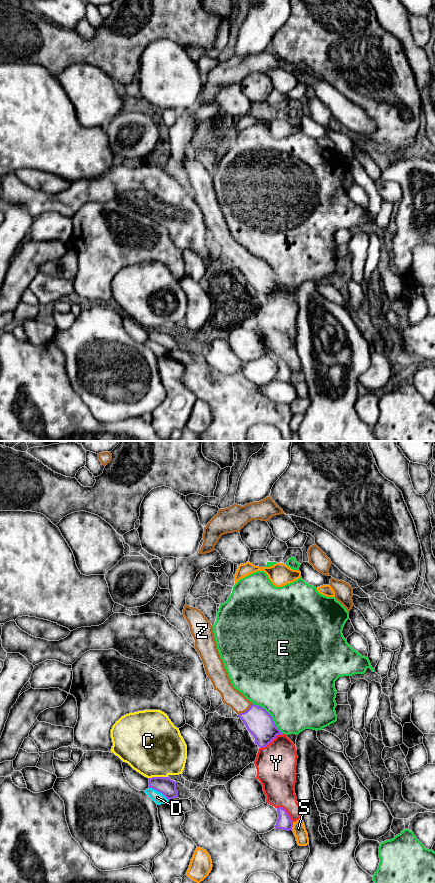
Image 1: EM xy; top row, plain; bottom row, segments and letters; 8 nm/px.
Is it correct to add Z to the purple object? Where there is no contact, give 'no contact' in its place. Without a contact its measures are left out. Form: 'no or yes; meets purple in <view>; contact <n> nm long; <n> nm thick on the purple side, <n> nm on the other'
yes; meets purple in xy; contact 150 nm long; 220 nm thick on the purple side, 150 nm on the other

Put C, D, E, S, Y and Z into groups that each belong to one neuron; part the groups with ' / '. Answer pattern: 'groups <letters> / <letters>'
groups C / D / E / S / Y / Z

